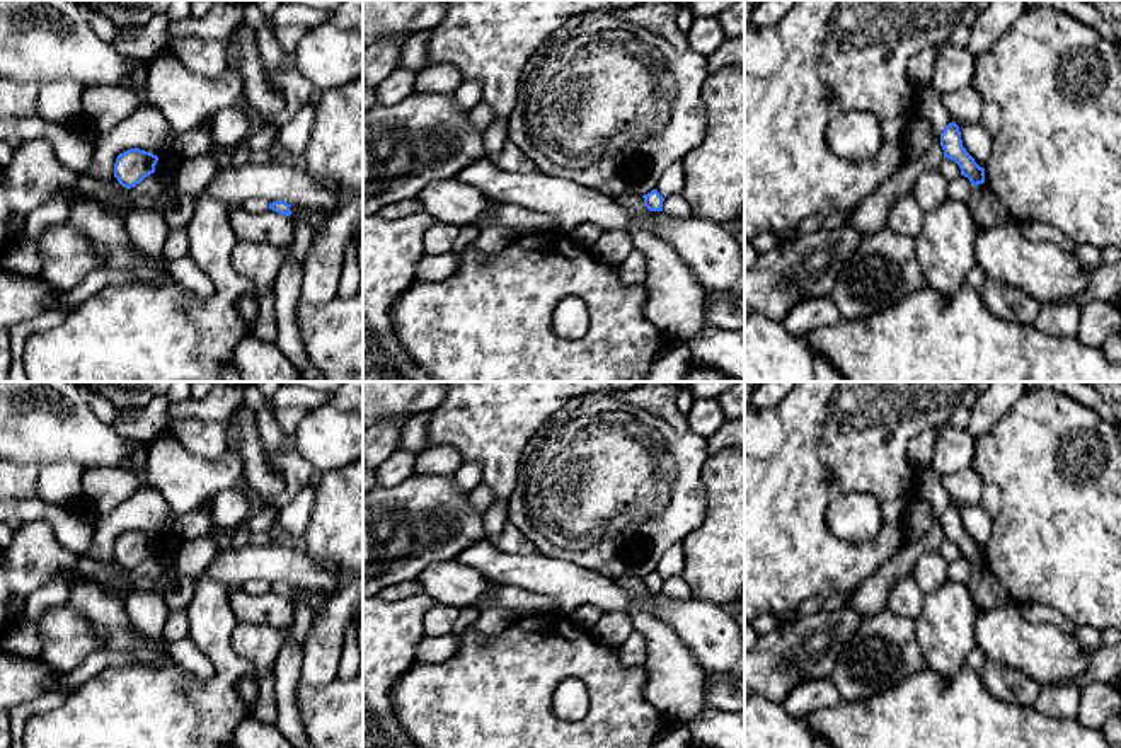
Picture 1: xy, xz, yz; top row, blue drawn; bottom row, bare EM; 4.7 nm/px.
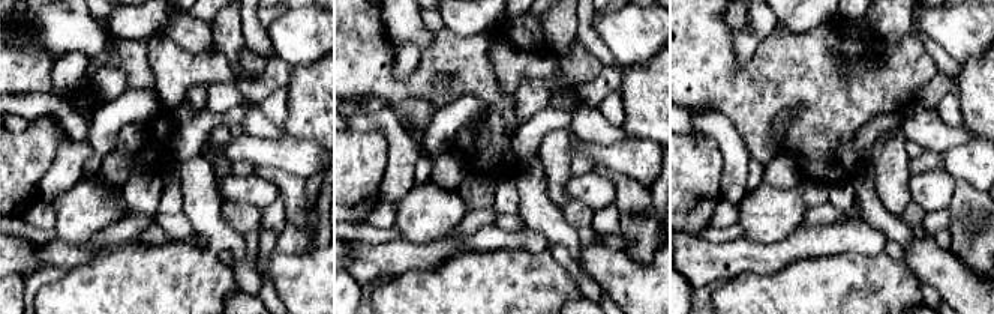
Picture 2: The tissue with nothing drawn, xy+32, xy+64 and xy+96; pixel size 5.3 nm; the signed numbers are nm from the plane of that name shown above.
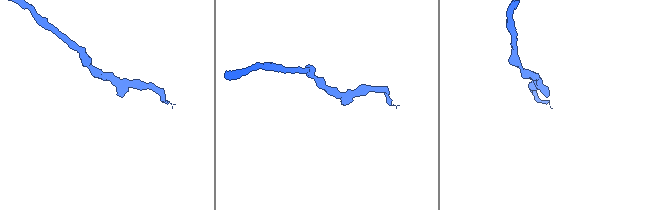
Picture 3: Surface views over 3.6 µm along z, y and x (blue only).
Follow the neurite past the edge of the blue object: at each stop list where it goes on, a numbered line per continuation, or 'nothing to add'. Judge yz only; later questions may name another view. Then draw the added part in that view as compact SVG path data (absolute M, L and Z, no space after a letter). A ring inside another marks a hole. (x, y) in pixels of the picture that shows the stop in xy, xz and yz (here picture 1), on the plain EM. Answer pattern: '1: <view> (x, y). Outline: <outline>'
1: yz (985, 592). Outline: M986 564L973 569L968 590L980 612L1012 603L1010 595L997 584Z

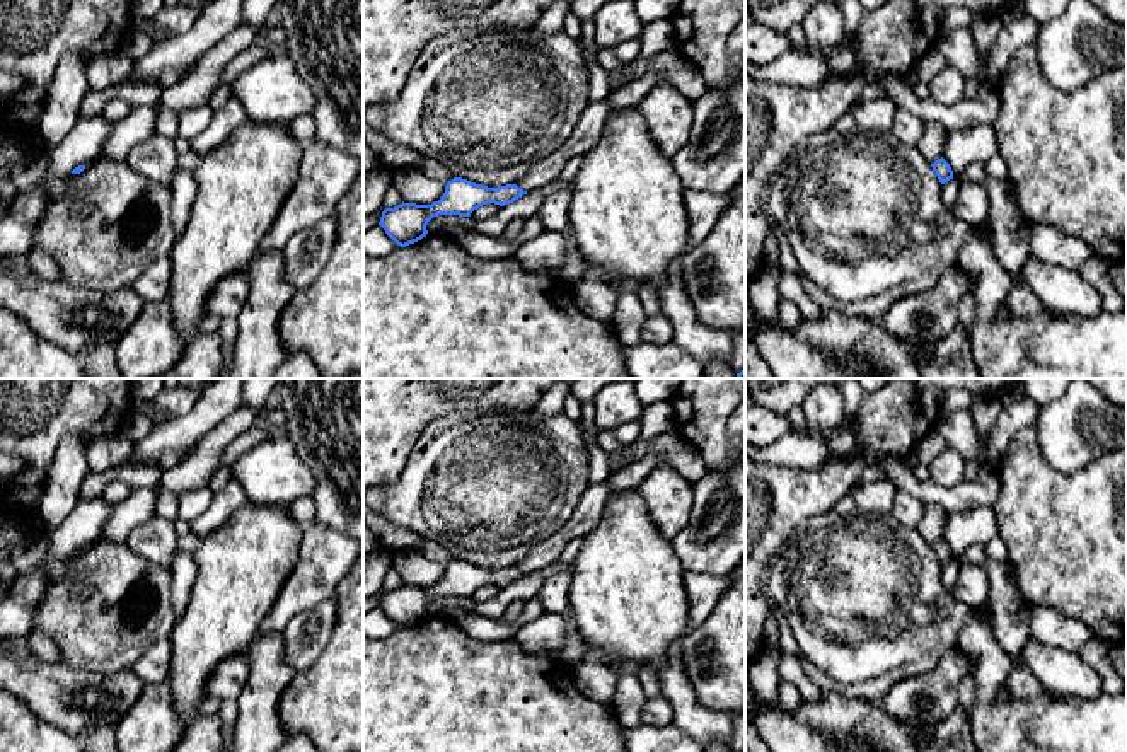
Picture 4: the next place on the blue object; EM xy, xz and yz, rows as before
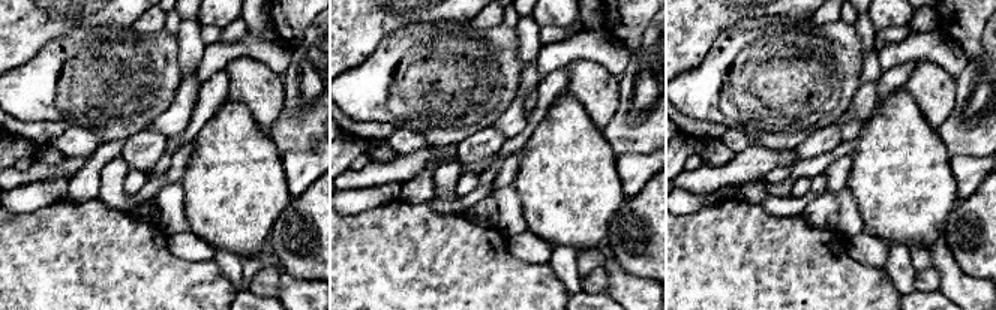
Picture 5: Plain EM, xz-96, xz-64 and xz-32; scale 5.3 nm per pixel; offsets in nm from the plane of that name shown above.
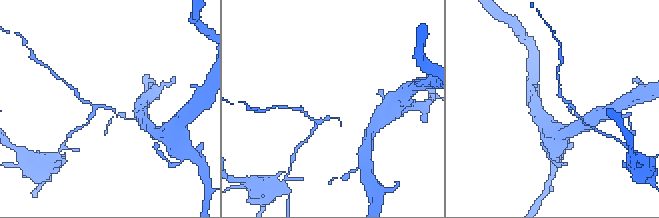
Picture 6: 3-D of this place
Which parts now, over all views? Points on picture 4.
nothing to add

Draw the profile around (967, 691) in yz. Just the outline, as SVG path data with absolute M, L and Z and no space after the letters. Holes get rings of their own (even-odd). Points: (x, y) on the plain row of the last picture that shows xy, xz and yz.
M965 675L958 685L958 704L965 709L970 716L977 697L977 687L974 684L972 675Z

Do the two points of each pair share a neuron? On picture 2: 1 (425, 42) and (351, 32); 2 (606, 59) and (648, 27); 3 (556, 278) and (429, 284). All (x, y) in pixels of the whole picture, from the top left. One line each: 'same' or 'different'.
1: different
2: different
3: same

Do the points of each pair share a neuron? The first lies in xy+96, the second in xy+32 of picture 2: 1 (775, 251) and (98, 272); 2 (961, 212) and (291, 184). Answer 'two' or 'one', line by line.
1: two
2: one

